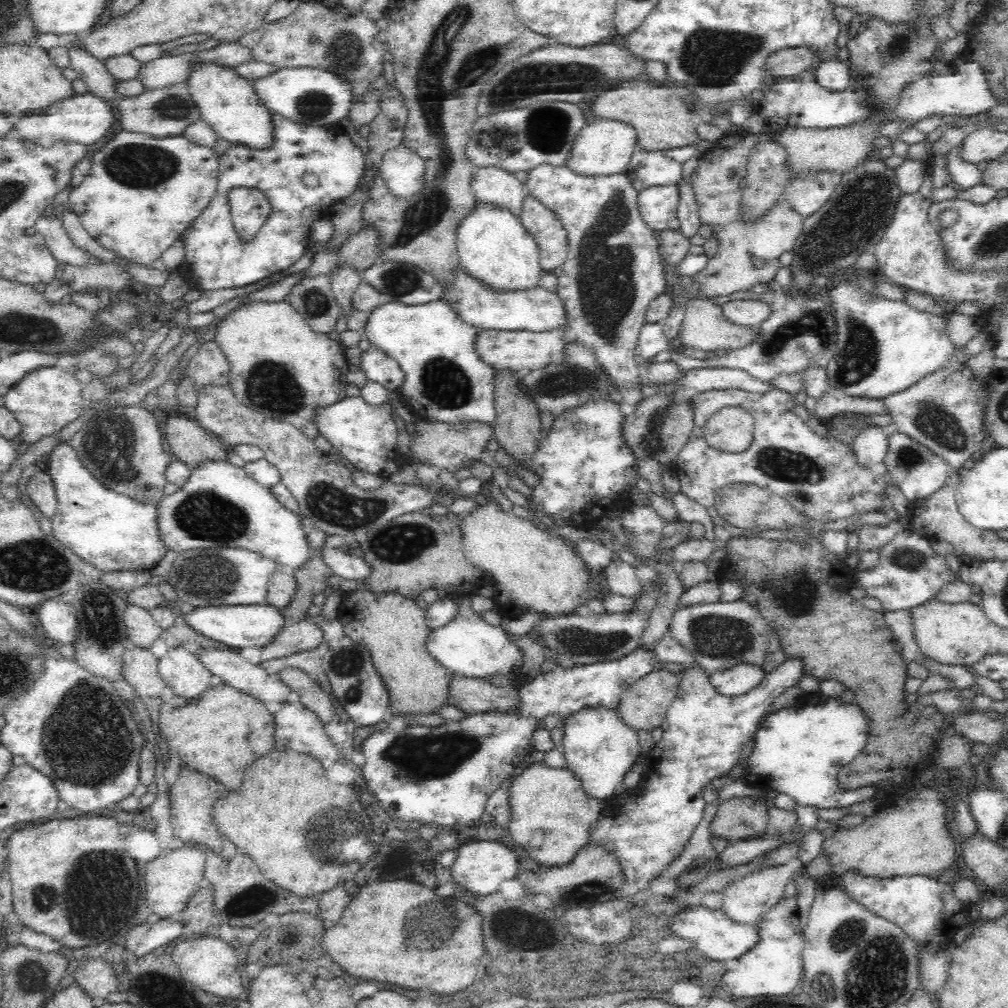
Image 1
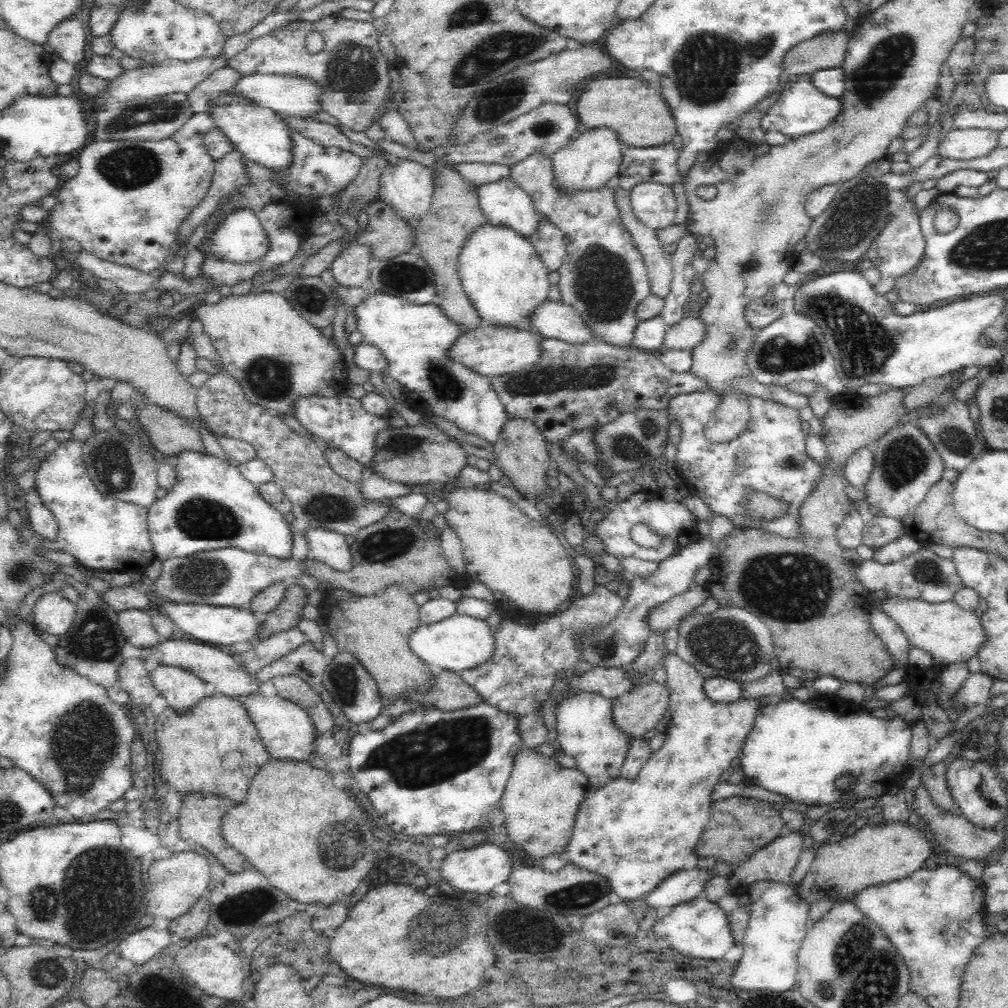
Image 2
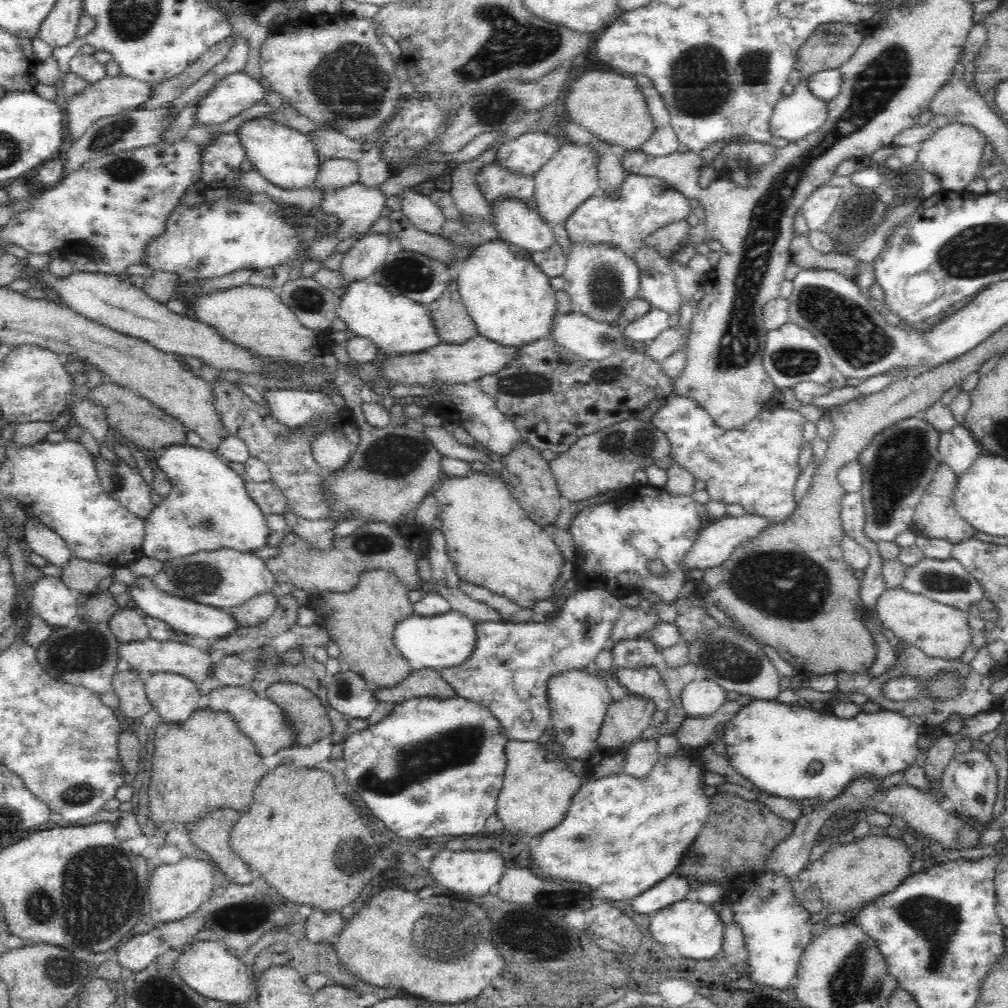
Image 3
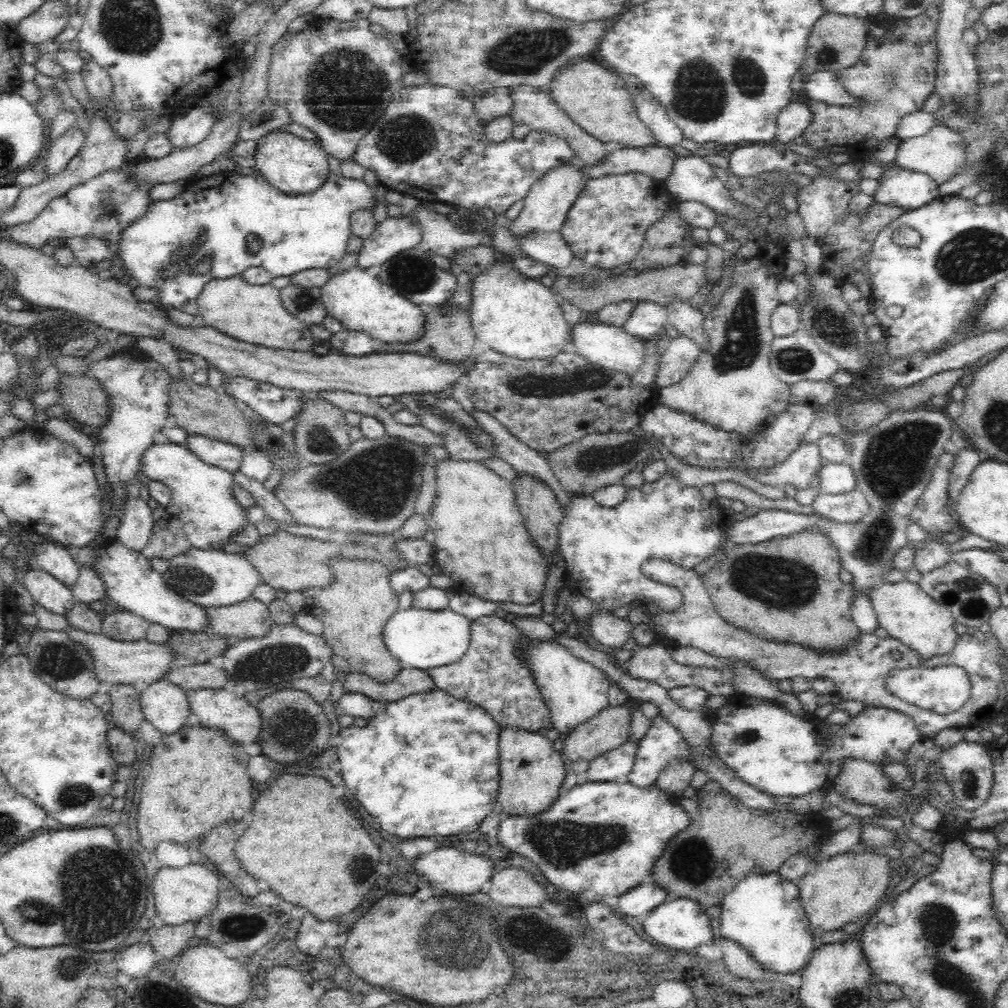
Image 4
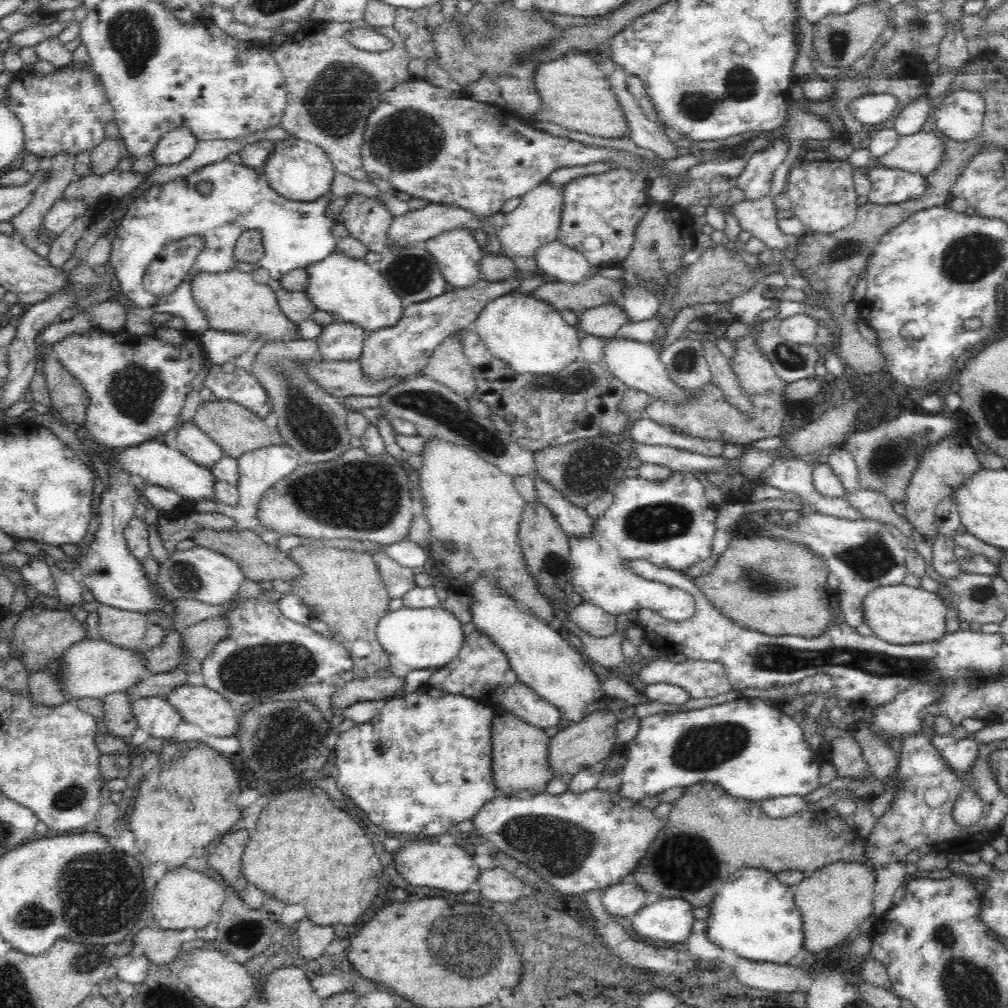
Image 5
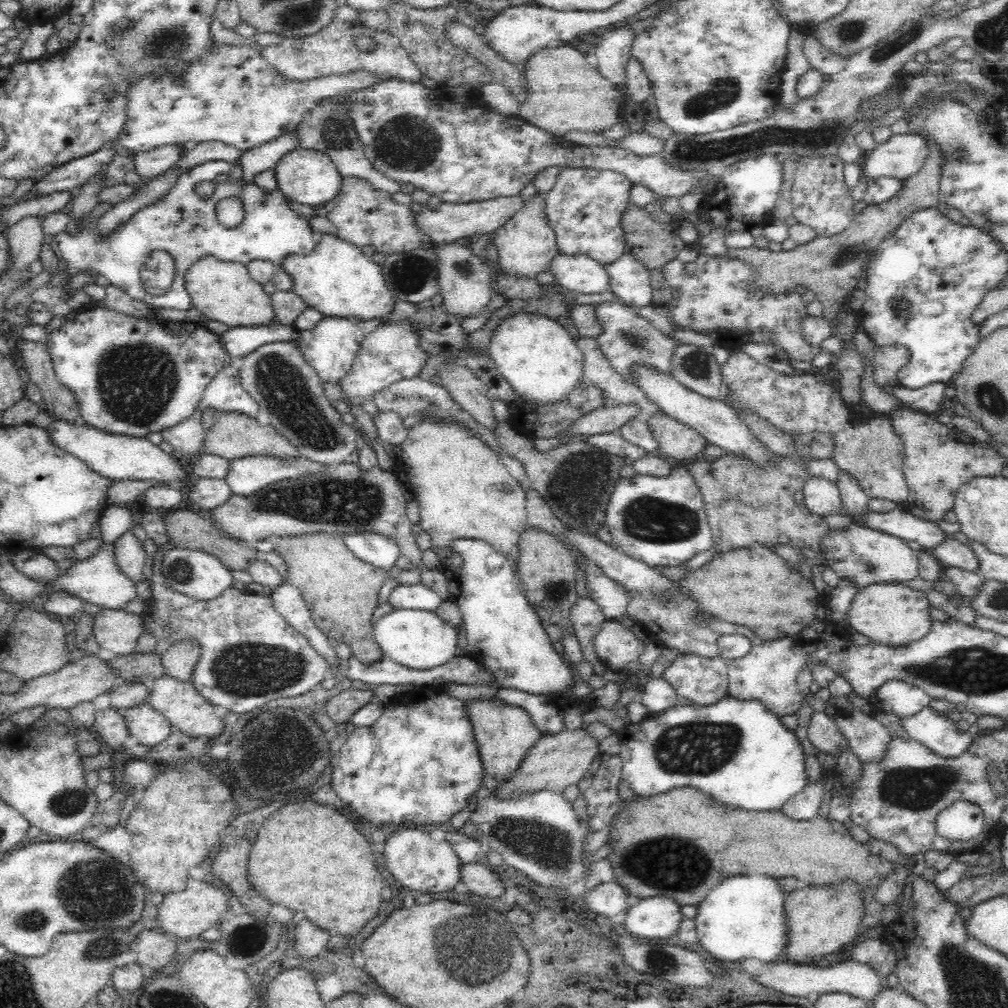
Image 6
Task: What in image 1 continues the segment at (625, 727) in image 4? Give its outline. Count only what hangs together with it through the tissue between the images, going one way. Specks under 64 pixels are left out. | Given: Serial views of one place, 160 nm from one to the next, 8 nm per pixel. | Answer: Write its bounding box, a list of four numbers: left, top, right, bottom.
[615,670,678,731]

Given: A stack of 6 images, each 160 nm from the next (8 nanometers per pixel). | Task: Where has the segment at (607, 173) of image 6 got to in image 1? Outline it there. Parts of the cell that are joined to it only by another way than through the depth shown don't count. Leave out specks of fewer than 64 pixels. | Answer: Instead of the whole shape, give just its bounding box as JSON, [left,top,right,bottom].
[638,185,678,231]

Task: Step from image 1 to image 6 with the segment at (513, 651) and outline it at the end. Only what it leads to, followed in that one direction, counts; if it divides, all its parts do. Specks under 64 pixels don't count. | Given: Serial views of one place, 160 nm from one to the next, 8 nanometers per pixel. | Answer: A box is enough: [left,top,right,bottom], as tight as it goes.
[373,609,457,670]

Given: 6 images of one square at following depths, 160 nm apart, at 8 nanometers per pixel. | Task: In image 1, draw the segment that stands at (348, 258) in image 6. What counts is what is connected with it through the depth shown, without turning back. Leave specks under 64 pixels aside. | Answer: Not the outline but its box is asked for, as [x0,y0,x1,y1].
[362,299,496,426]

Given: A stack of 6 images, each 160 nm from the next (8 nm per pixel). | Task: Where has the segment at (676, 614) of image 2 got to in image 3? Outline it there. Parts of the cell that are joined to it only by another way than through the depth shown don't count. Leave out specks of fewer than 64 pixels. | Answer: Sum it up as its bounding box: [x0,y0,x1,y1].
[608,608,658,644]

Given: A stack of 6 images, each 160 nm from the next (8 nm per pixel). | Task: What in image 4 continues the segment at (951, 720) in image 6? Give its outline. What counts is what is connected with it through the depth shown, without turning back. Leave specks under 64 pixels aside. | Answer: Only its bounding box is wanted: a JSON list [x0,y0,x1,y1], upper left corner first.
[938,739,994,812]

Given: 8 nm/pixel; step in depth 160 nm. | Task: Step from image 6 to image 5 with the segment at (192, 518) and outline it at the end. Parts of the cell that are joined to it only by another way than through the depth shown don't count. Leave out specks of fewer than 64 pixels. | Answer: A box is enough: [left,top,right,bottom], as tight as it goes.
[190,526,302,581]

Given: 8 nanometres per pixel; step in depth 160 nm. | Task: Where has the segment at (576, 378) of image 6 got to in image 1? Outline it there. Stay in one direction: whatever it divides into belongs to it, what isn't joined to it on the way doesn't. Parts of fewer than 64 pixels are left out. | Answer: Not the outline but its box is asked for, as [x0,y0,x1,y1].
[456,202,543,291]

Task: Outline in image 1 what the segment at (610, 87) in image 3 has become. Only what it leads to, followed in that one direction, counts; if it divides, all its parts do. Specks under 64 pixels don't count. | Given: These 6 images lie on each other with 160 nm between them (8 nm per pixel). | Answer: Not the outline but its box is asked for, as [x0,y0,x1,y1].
[591,82,713,153]

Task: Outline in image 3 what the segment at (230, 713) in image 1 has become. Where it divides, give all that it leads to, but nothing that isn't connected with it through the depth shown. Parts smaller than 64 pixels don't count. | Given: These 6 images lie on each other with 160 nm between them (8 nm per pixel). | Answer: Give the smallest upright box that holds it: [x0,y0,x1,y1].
[148,711,266,830]

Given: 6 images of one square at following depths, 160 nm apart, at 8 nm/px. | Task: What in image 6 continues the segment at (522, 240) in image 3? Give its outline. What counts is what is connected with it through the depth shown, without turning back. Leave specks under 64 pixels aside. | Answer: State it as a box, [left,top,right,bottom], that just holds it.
[551,253,609,294]

